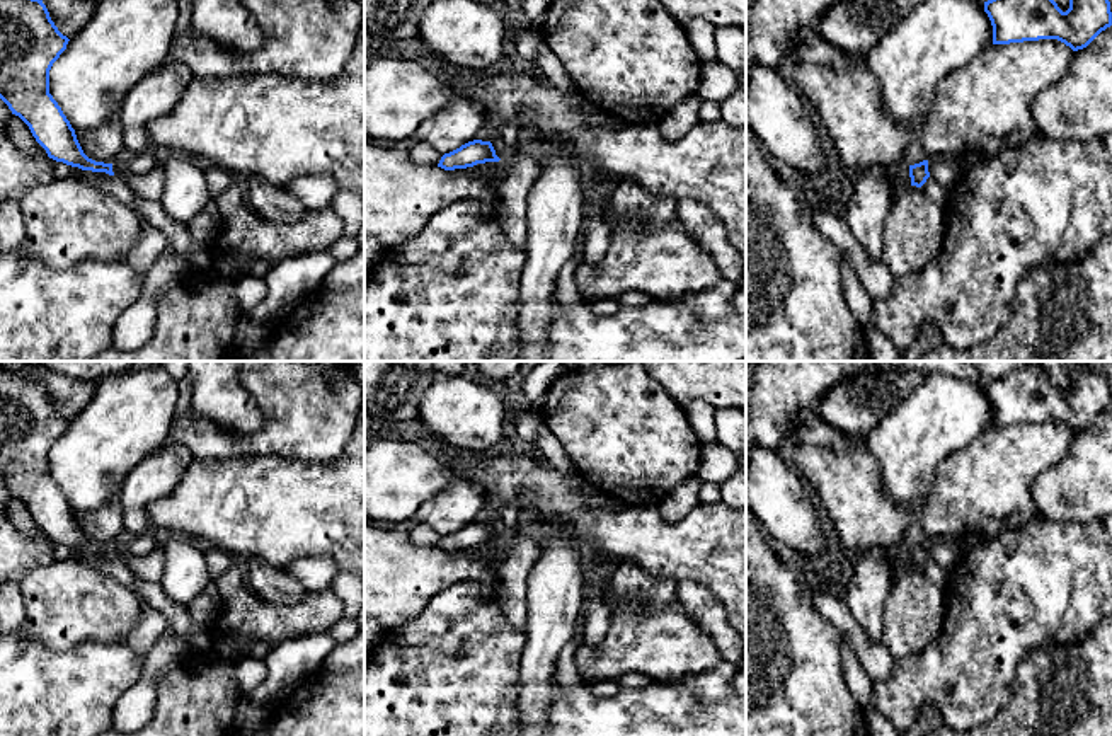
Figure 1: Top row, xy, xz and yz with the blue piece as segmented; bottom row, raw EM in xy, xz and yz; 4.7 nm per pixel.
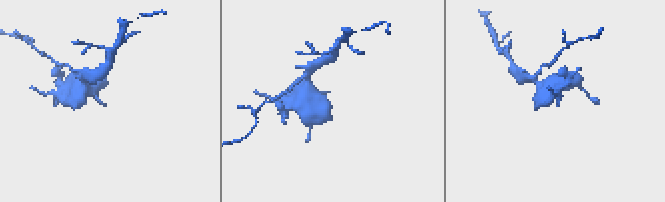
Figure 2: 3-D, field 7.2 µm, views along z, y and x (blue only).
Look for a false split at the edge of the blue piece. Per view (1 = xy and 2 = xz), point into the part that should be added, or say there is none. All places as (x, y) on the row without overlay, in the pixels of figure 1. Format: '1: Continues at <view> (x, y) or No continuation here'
1: No continuation here
2: No continuation here

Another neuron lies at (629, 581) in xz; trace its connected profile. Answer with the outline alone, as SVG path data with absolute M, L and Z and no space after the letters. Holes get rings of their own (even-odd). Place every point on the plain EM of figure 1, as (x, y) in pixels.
M635 562L618 564L603 586L601 601L613 612L630 600L637 600L644 610L661 610L678 600L678 581L649 576Z

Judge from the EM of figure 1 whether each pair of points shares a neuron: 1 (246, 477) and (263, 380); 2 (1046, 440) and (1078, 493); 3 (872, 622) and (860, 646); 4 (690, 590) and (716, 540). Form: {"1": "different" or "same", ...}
{"1": "different", "2": "different", "3": "different", "4": "different"}

